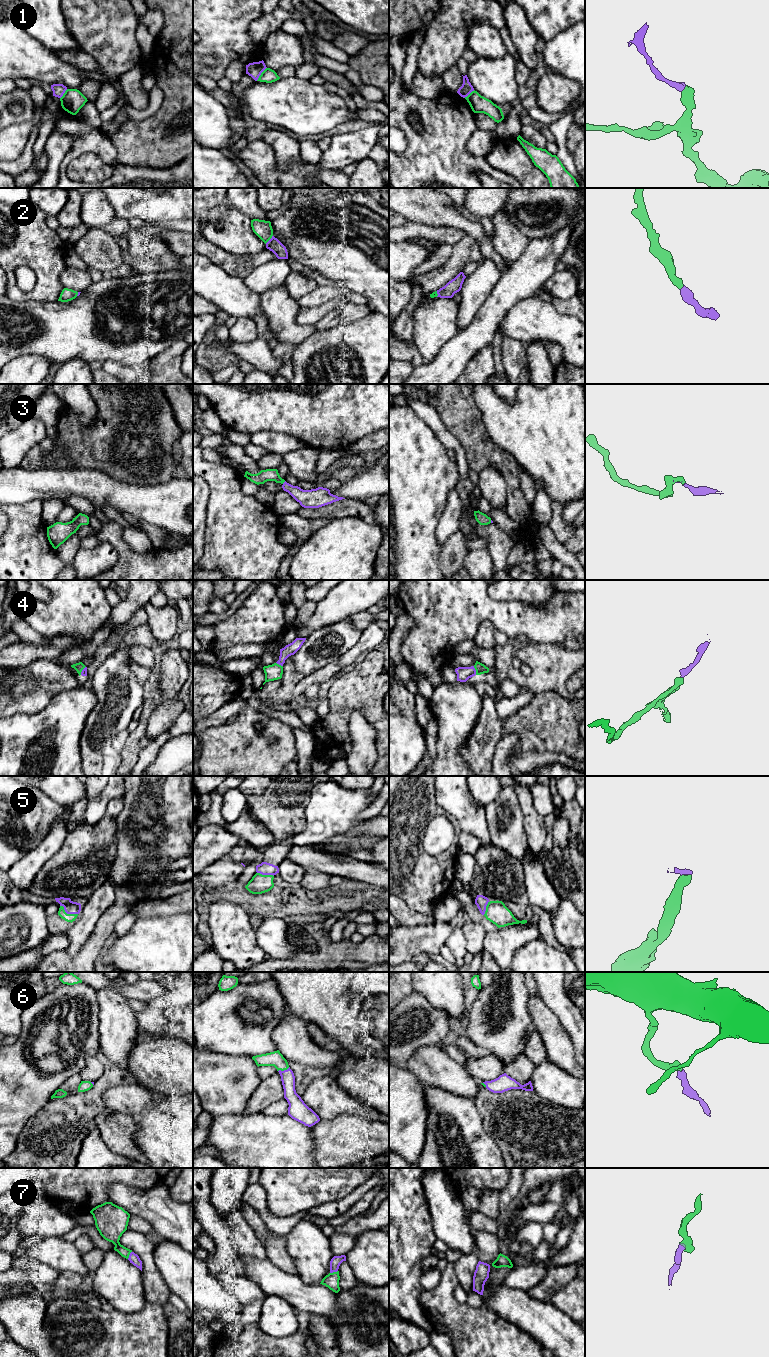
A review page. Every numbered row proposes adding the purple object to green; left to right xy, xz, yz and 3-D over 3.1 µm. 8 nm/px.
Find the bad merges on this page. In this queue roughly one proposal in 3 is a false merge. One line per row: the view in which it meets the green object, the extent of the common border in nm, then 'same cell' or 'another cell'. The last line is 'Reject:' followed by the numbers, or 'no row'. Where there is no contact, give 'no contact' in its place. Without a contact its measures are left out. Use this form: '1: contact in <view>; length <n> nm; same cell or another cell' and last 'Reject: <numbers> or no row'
1: contact in xz; length 140 nm; another cell
2: contact in xz; length 90 nm; same cell
3: contact in xz; length 40 nm; same cell
4: contact in yz; length 80 nm; same cell
5: contact in xy; length 160 nm; same cell
6: contact in xz; length 100 nm; same cell
7: contact in xz; length 70 nm; same cell
Reject: 1

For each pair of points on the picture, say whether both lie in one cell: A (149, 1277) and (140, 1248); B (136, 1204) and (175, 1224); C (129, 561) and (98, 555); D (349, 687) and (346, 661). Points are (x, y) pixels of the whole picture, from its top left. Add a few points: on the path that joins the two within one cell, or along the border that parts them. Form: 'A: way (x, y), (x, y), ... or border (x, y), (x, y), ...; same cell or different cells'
A: way (149, 1270), (146, 1255); same cell
B: way (146, 1204), (154, 1204), (165, 1215); same cell
C: border (102, 541), (118, 552), (108, 569); different cells
D: border (346, 669), (344, 671); different cells

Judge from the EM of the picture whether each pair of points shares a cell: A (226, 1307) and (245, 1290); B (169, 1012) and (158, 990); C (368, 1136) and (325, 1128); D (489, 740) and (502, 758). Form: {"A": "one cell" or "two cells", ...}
{"A": "two cells", "B": "two cells", "C": "one cell", "D": "two cells"}

